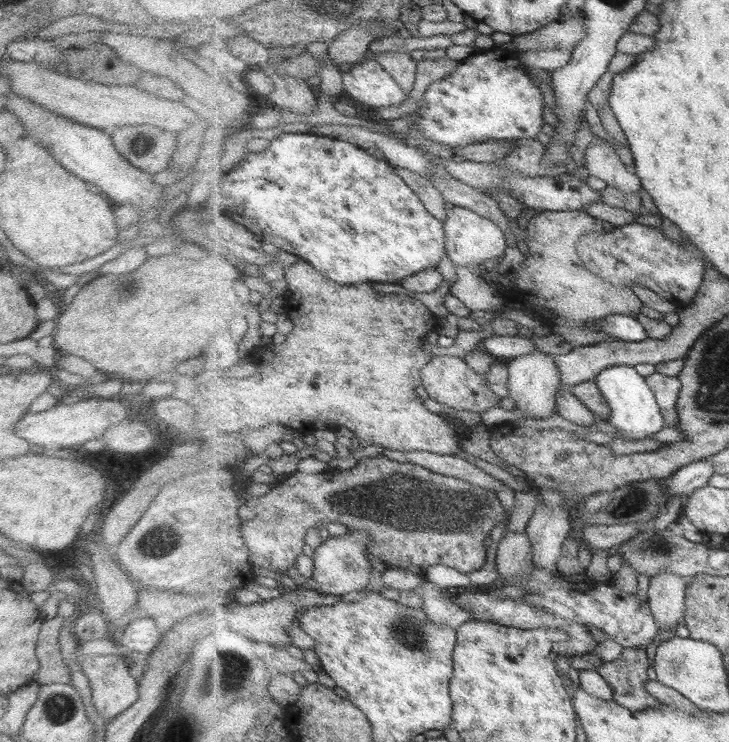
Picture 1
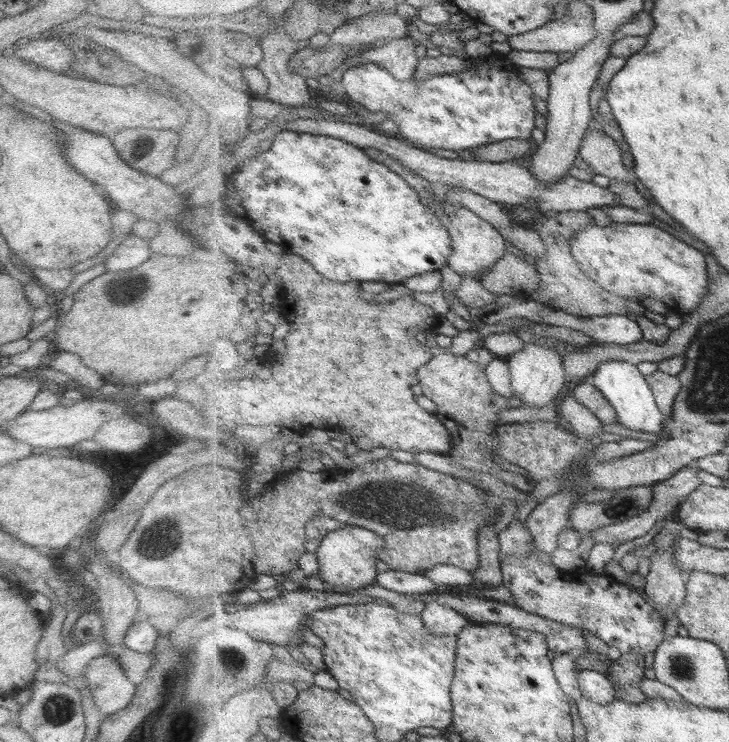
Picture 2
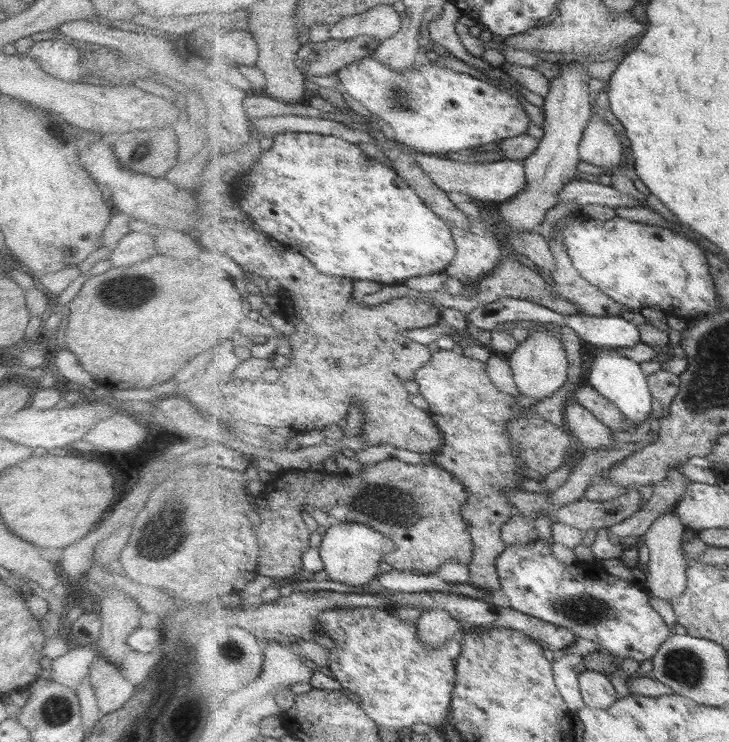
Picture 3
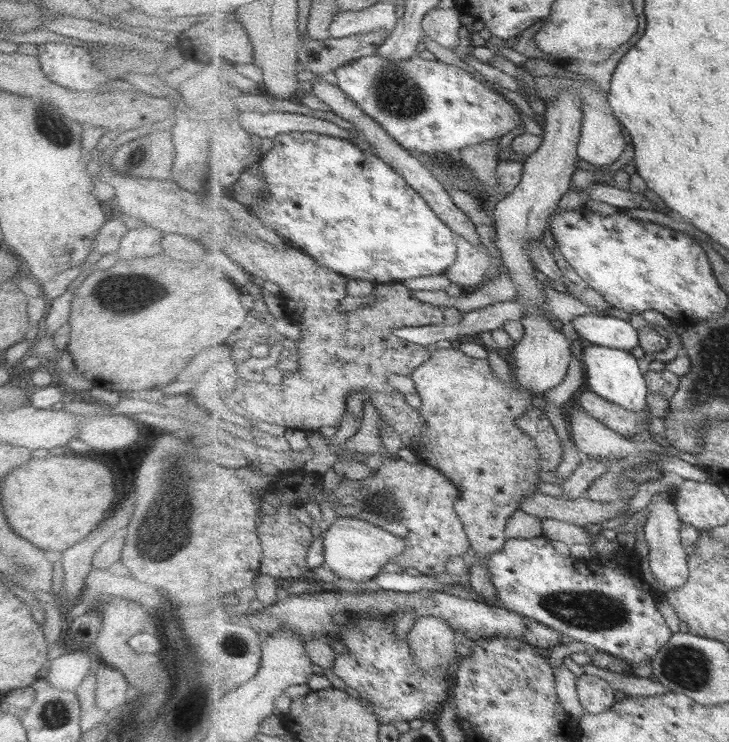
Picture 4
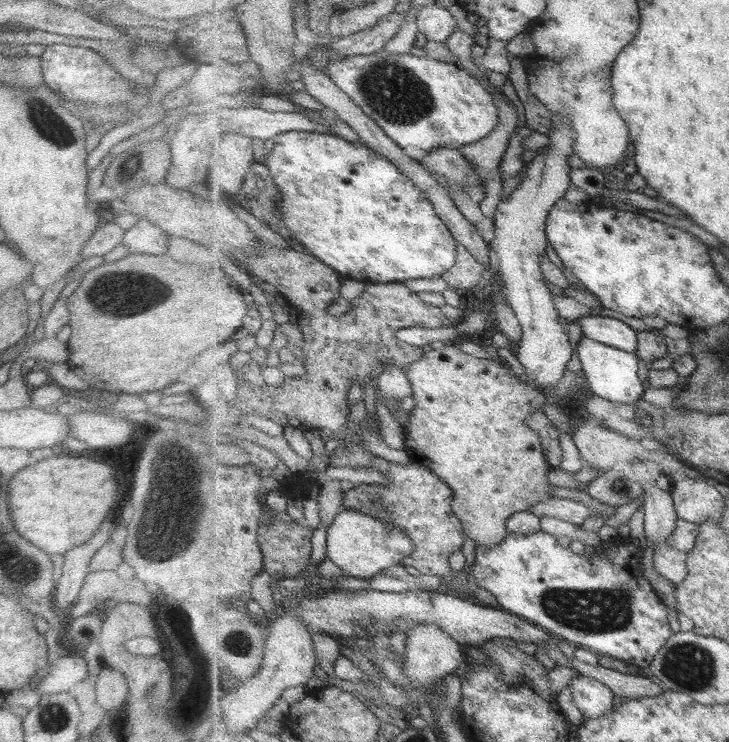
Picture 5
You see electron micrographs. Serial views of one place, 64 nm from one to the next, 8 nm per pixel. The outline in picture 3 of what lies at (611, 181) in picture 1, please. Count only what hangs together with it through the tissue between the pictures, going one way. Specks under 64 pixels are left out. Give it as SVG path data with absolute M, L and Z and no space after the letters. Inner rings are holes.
M593 112L580 144L580 157L585 164L605 167L607 174L613 176L623 169L621 156L625 152L617 130L597 112Z

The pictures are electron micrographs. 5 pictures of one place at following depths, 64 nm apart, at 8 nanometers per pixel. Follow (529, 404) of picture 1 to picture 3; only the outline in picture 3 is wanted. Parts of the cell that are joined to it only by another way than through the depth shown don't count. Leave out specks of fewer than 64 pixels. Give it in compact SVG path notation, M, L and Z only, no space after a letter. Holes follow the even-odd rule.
M539 324L526 325L530 327L532 333L526 341L520 343L512 351L509 362L512 366L519 392L527 398L537 399L541 402L567 384L570 367L568 352L561 336L557 338L557 336L553 336L547 331L541 332Z

